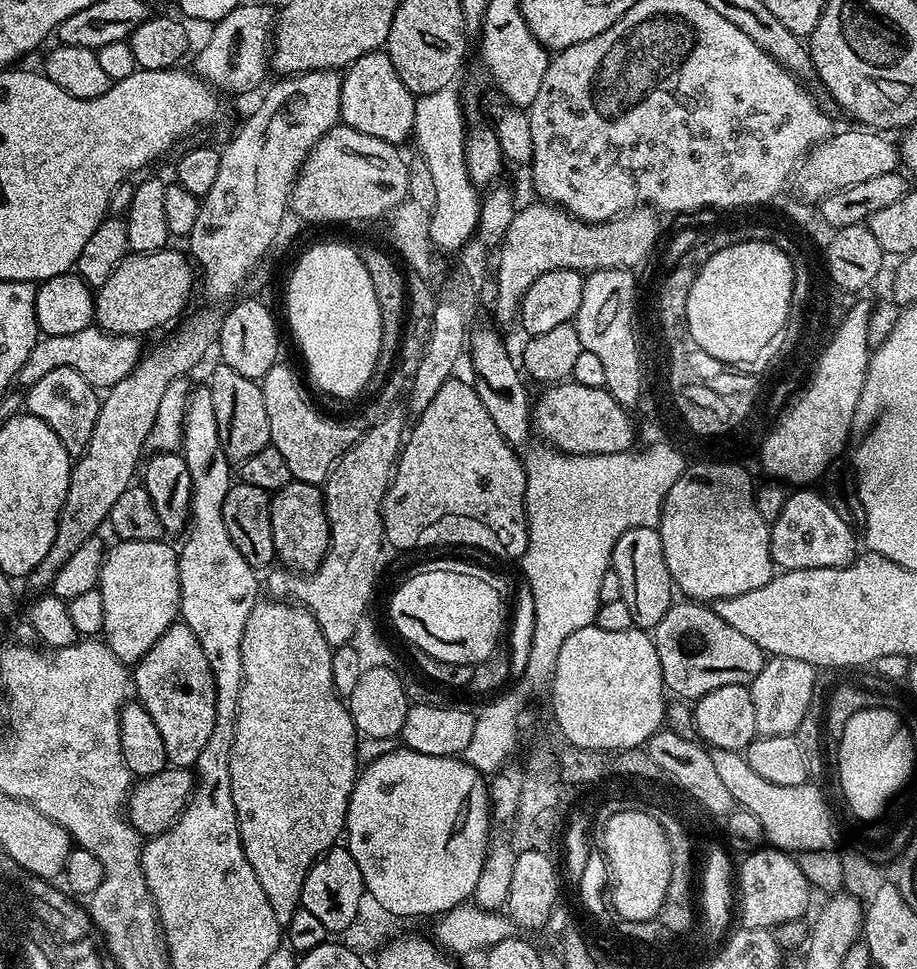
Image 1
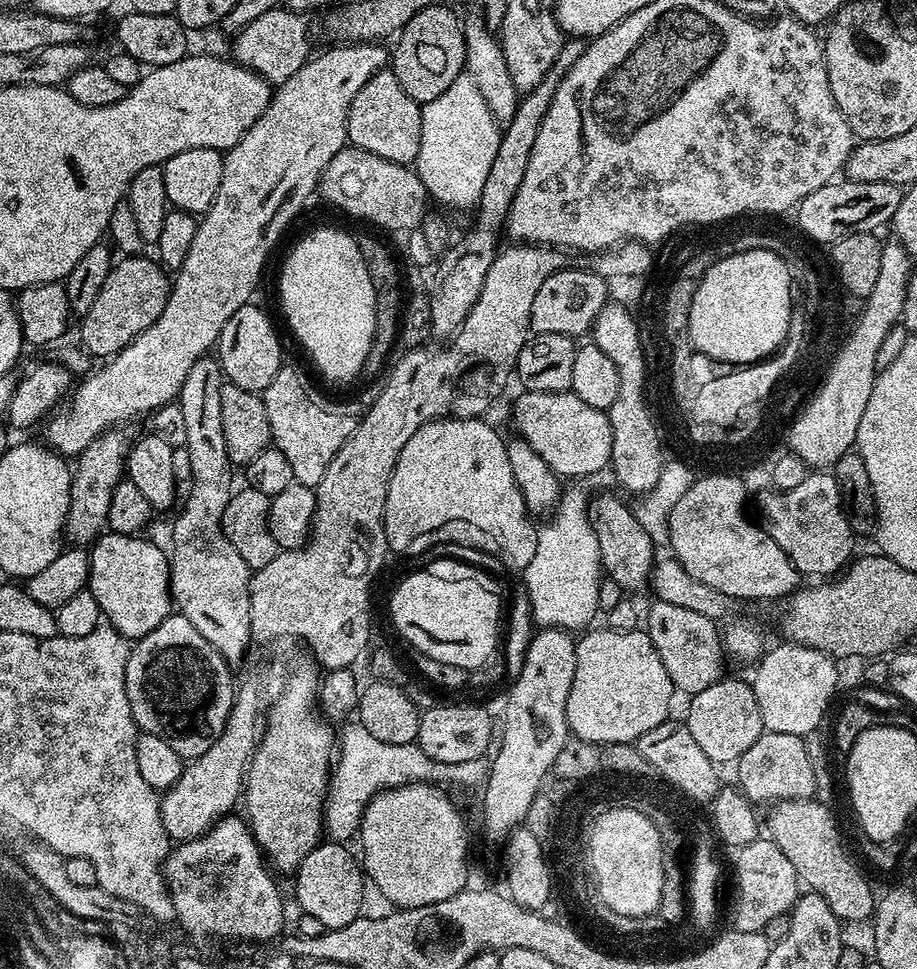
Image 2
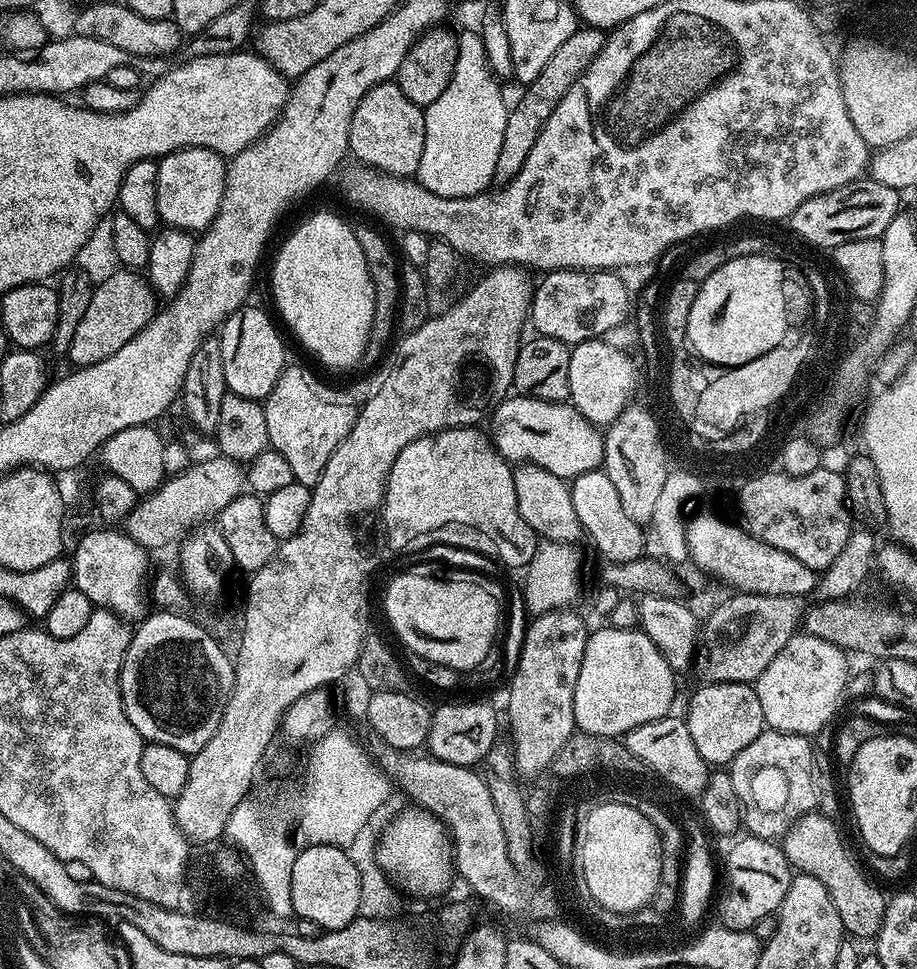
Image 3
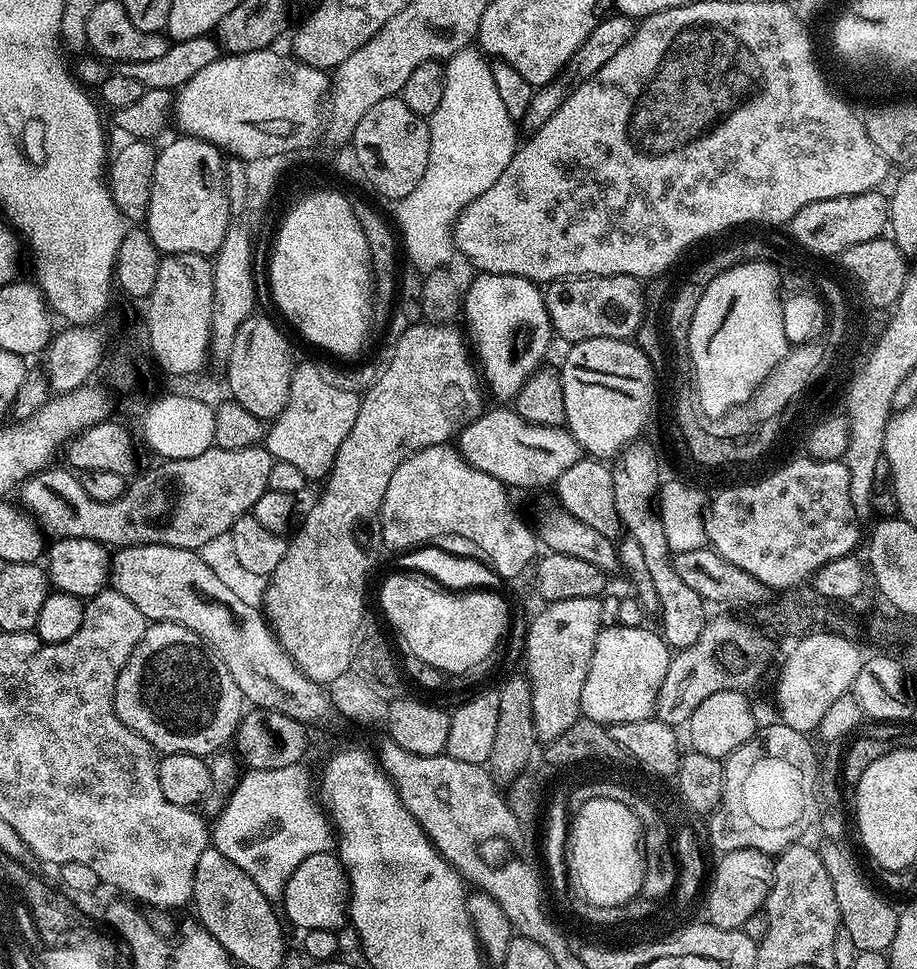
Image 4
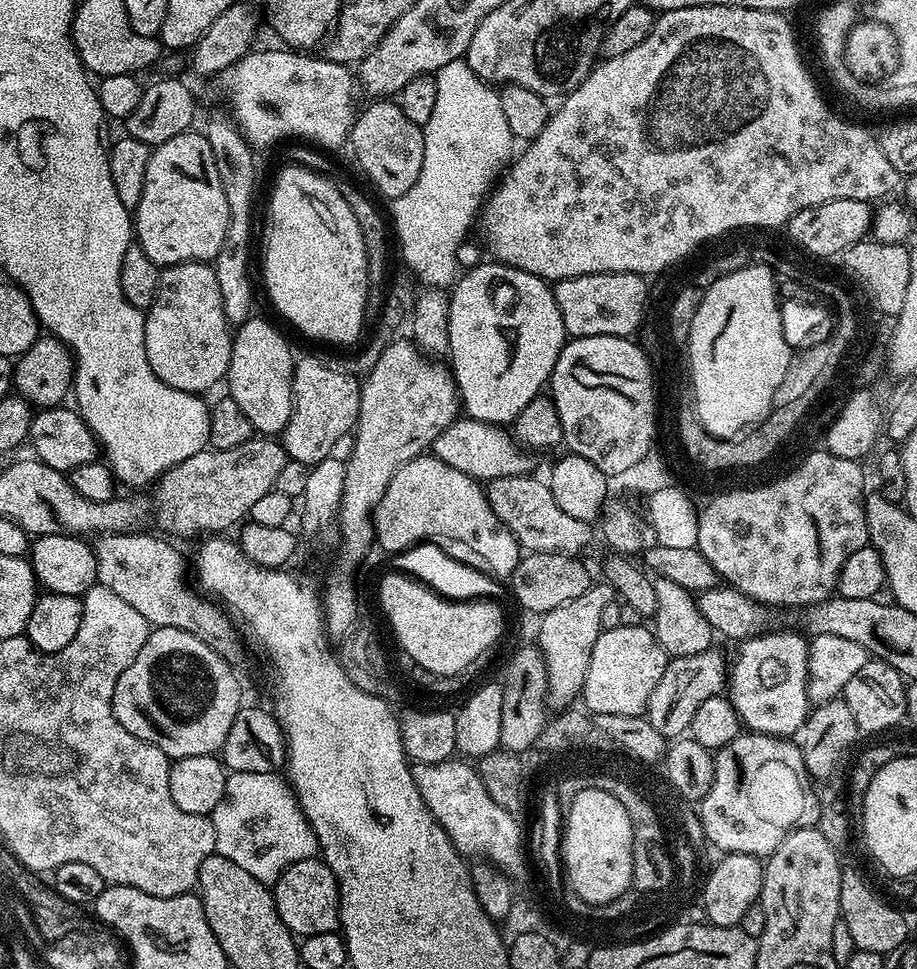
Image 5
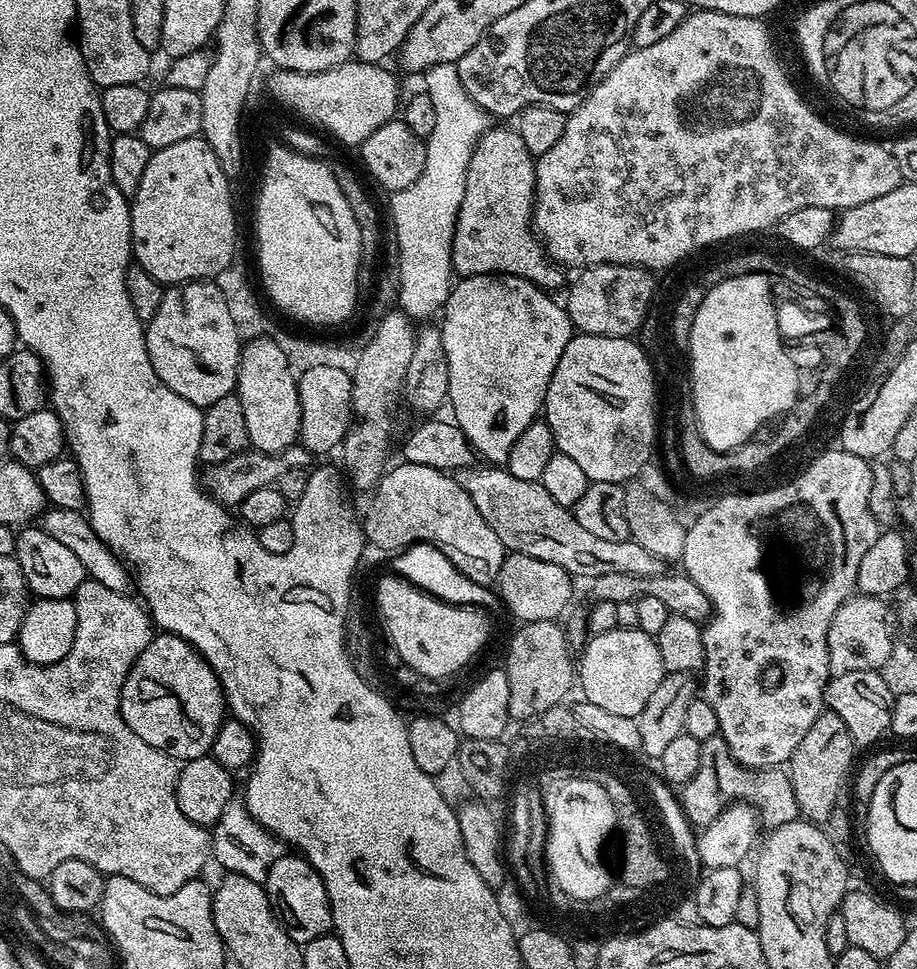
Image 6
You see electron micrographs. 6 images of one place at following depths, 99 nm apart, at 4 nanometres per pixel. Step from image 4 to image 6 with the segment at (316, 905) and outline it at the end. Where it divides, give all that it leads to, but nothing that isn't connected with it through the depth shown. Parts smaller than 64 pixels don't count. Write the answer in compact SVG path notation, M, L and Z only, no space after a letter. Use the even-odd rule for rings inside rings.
M285 854L278 858L270 867L263 888L275 909L277 919L284 925L286 934L298 945L314 942L314 938L322 938L333 931L332 907L326 894L326 886L318 870L314 870L311 862L303 856Z

